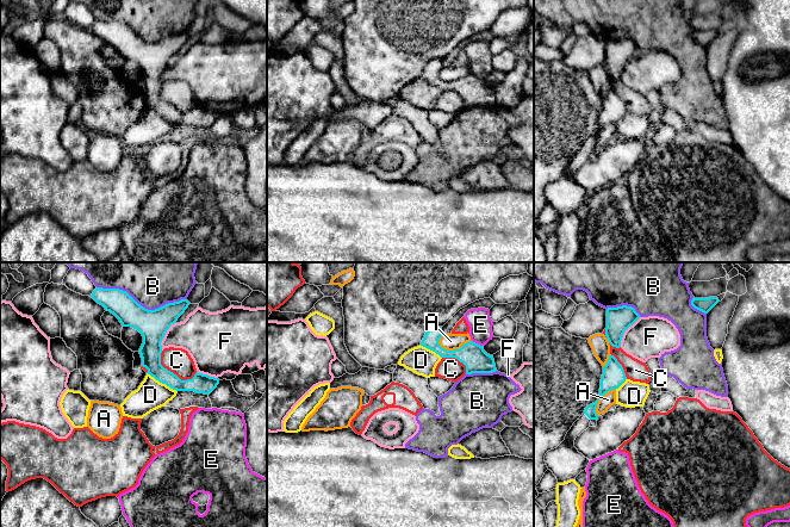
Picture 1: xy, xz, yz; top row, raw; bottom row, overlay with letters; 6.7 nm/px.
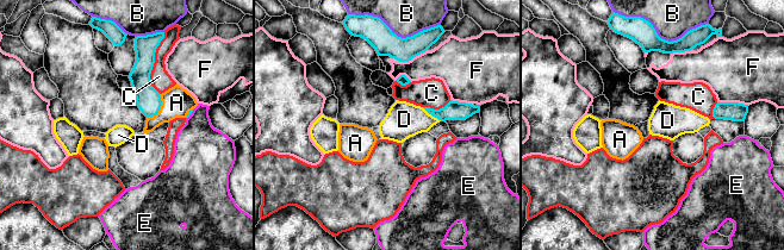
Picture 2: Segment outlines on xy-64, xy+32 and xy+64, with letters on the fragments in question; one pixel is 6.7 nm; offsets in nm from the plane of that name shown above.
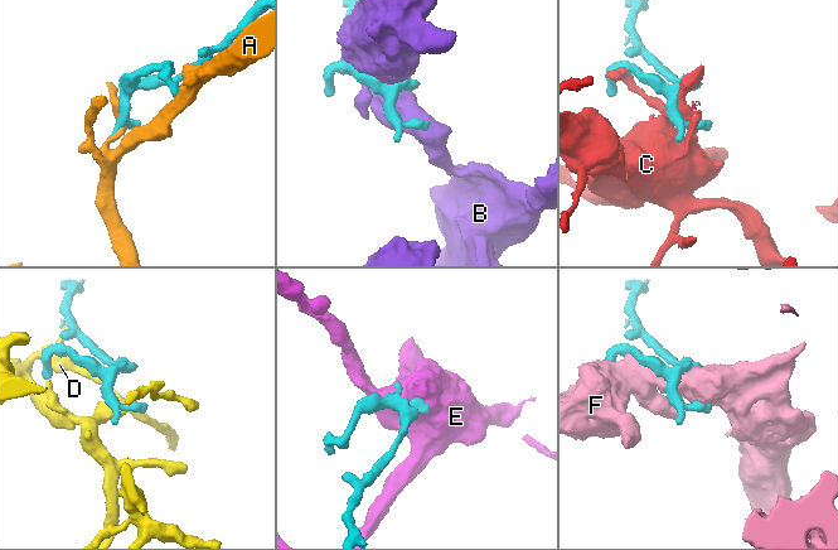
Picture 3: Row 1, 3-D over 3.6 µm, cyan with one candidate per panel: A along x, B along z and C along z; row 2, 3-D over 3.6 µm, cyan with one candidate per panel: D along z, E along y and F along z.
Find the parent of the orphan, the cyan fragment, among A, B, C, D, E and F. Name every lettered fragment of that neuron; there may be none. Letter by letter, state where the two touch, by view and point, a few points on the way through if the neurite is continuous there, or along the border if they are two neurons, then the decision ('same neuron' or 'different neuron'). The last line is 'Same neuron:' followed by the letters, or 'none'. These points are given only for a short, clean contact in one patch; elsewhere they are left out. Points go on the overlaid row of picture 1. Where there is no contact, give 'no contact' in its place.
A: contact xz (454, 349); different neuron
B: contact xy (141, 305); different neuron
C: contact xy (172, 372); different neuron
D: contact xy (162, 383); border xy (147, 372), (176, 391); different neuron
E: contact xz (477, 343); border xz (472, 340), (483, 346); different neuron
F: contact yz (624, 330); different neuron
Same neuron: none

